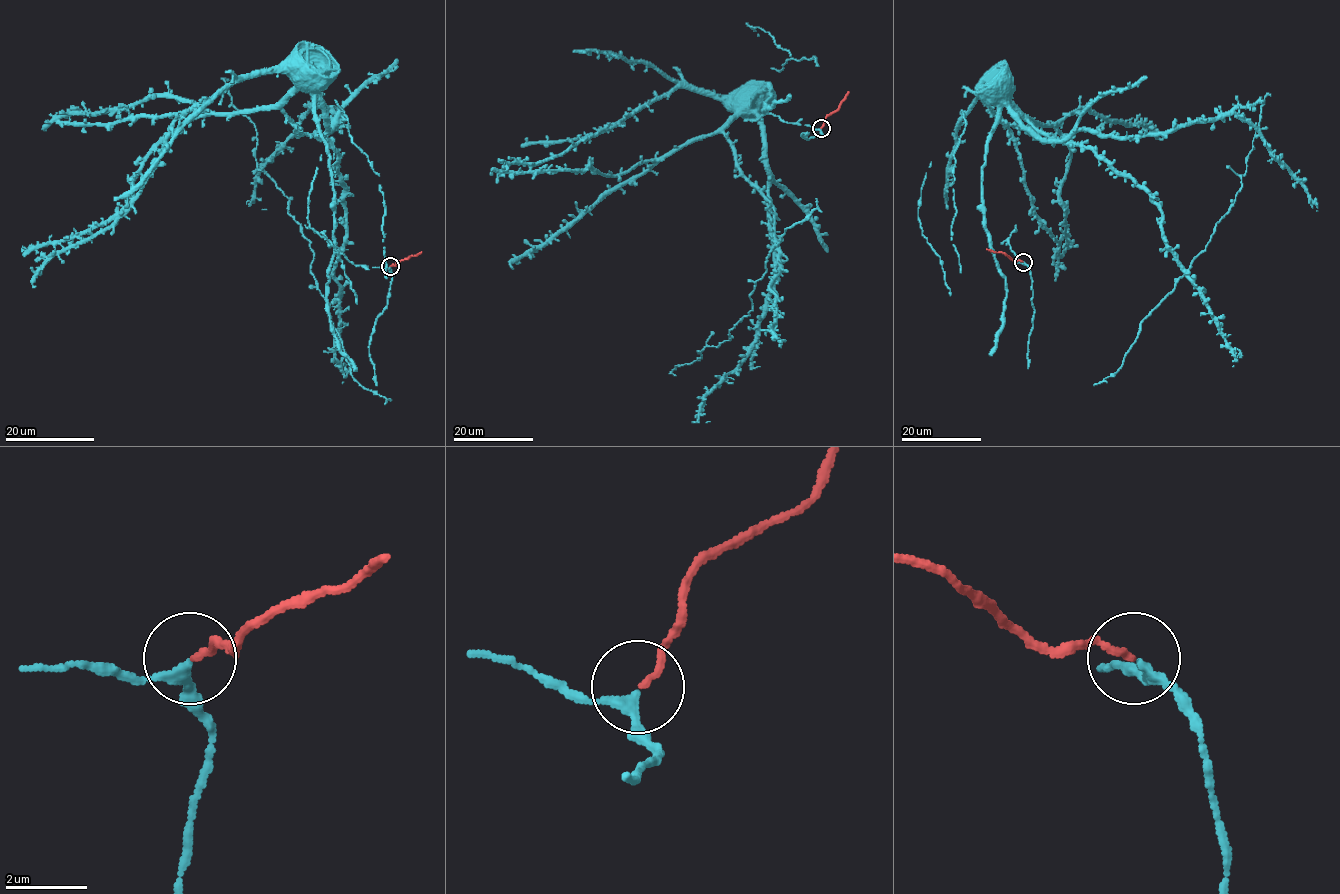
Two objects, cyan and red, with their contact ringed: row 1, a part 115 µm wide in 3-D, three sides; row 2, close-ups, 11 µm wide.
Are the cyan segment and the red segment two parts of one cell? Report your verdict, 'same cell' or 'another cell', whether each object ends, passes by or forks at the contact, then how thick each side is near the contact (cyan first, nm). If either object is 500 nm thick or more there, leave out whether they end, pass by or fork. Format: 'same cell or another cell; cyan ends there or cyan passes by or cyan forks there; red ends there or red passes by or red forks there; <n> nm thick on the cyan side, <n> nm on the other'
same cell; cyan passes by; red ends there; 200 nm thick on the cyan side, 150 nm on the other

